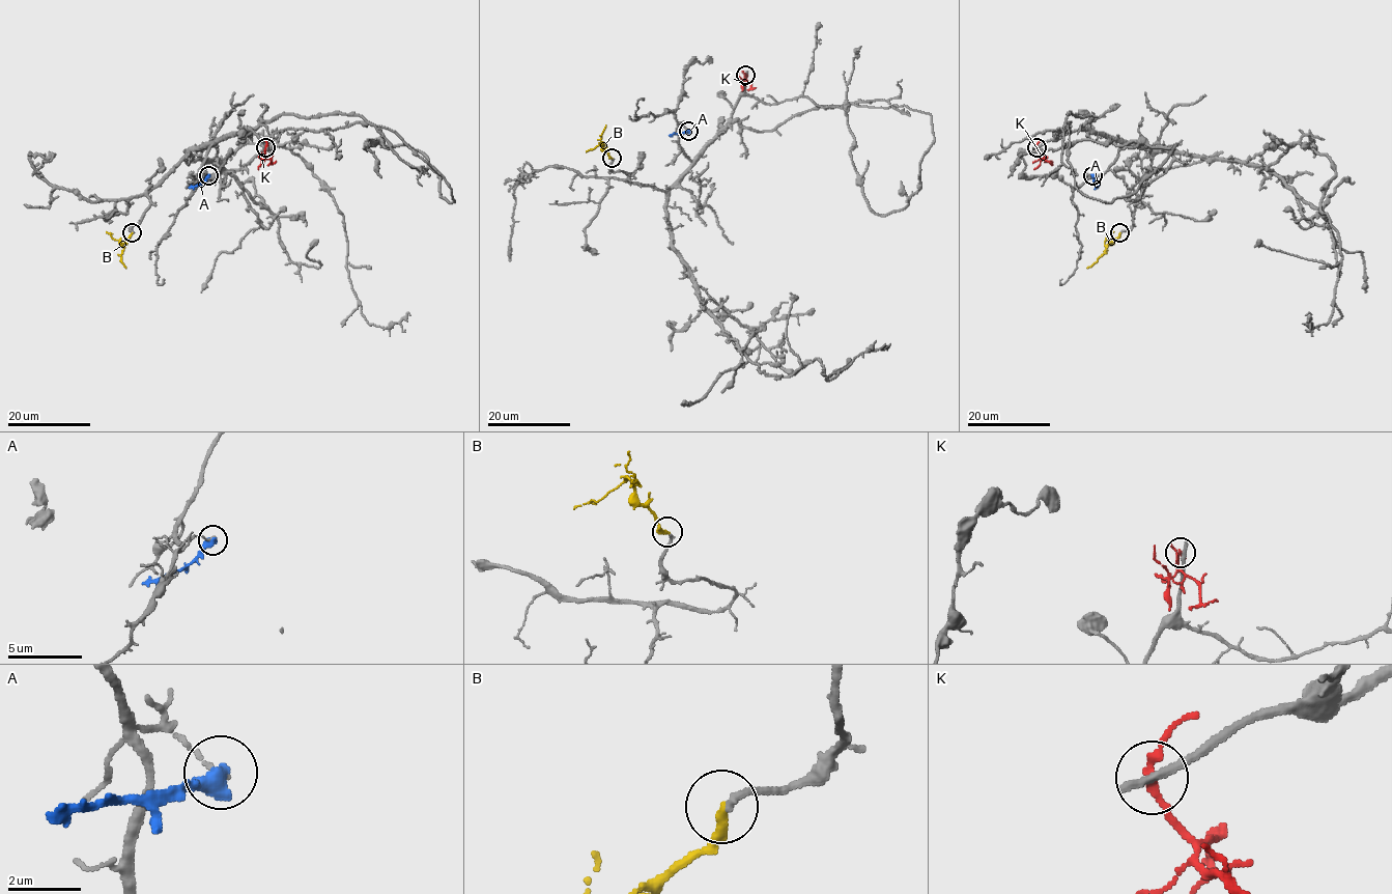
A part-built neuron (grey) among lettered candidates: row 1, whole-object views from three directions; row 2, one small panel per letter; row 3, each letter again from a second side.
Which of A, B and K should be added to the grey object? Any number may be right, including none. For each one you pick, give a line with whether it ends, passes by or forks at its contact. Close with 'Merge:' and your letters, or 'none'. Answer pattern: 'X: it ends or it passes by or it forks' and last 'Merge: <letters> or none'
B: it ends
Merge: B

